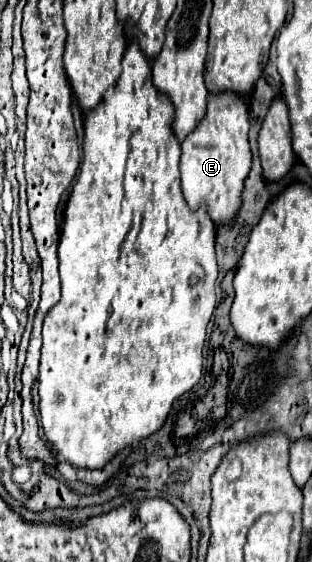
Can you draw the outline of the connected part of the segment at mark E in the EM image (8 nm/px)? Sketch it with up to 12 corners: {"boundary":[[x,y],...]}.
{"boundary":[[209,96],[181,144],[191,210],[239,214],[251,170],[247,102]]}

